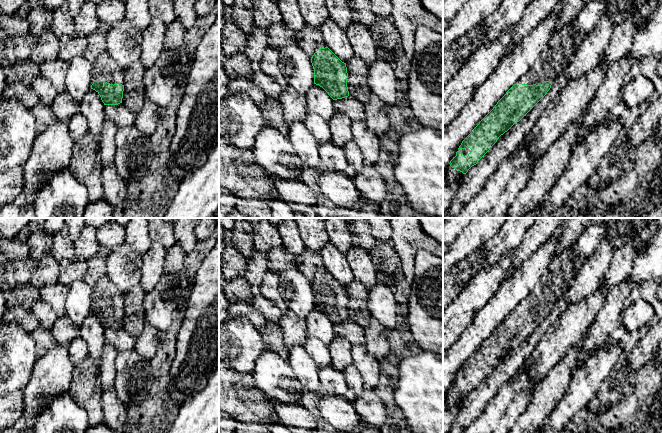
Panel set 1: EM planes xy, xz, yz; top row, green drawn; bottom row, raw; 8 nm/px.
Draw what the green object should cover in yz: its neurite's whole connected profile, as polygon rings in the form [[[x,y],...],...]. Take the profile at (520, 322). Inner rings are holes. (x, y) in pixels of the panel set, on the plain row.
[[[572,248],[553,258],[550,269],[532,291],[462,365],[445,393],[447,407],[463,401],[501,359],[526,340],[547,318],[585,261],[586,258],[577,255]]]

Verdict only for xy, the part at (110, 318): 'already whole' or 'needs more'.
needs more

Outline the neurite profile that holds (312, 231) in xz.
[[[295,218],[298,231],[306,248],[320,252],[329,242],[324,221],[318,218]]]

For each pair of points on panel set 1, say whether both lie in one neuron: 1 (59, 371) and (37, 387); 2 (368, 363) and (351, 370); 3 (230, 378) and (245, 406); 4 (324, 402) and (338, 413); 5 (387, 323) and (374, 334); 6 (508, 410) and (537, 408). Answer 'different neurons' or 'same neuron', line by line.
1: same neuron
2: different neurons
3: same neuron
4: same neuron
5: different neurons
6: different neurons

